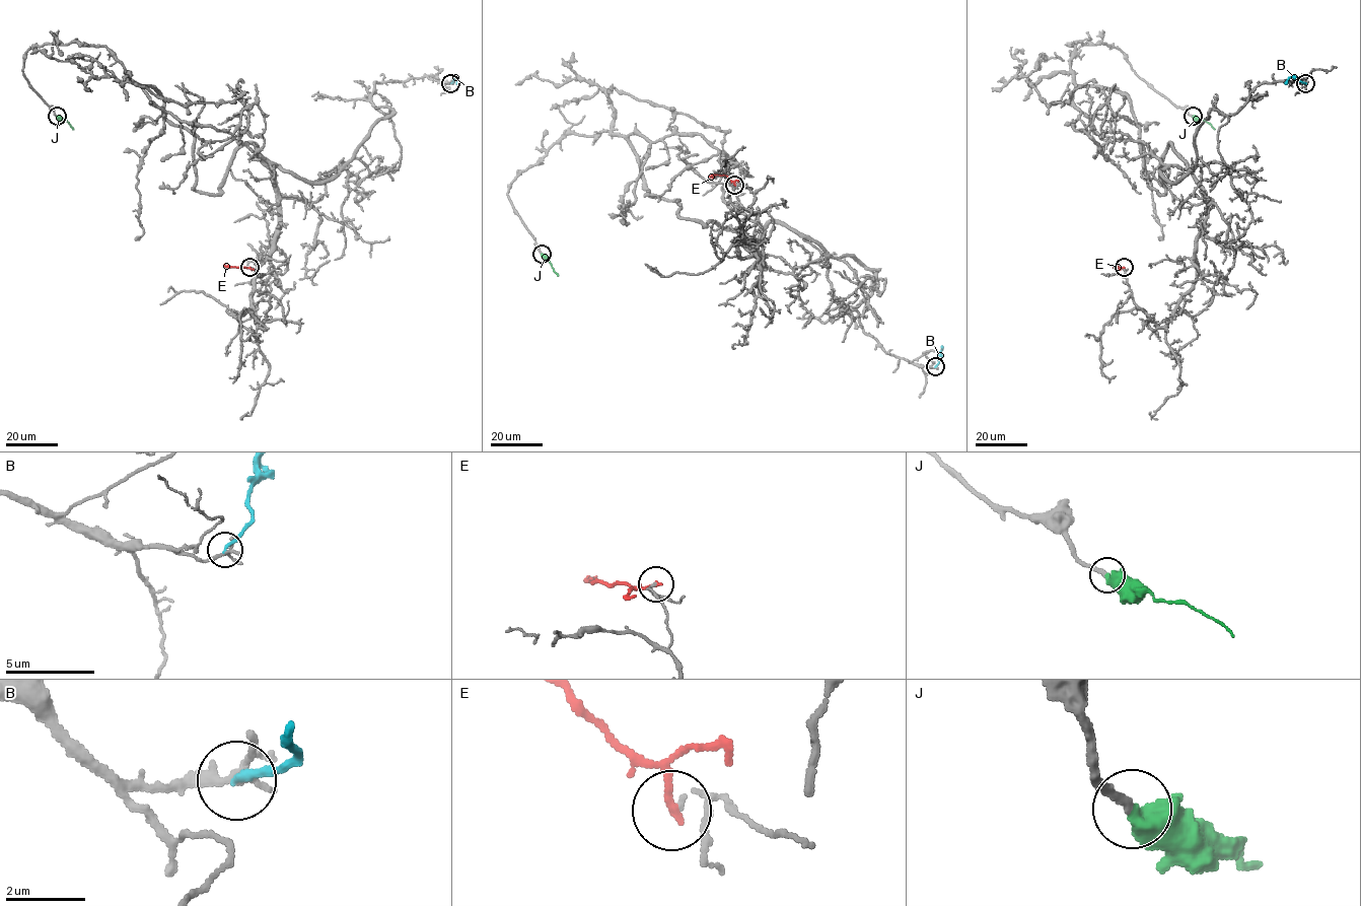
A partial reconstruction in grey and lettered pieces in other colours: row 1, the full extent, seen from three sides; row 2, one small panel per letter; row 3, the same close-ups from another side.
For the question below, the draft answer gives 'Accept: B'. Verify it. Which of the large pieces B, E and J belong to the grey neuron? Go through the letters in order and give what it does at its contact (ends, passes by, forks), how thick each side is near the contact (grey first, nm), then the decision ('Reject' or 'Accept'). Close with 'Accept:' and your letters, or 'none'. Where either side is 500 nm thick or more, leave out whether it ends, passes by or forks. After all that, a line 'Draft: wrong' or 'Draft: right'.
B: It ends there. Thickness 160 nm (grey) against 190 nm. Reject
E: It ends there. Thickness 90 nm (grey) against 200 nm. Reject
J: Thickness 220 nm (grey) against 550 nm. Accept
Accept: J
Draft: wrong

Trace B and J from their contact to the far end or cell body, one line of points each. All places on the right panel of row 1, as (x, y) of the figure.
B: (1306, 83), (1290, 77), (1285, 84)
J: (1193, 117), (1204, 120), (1215, 129)

